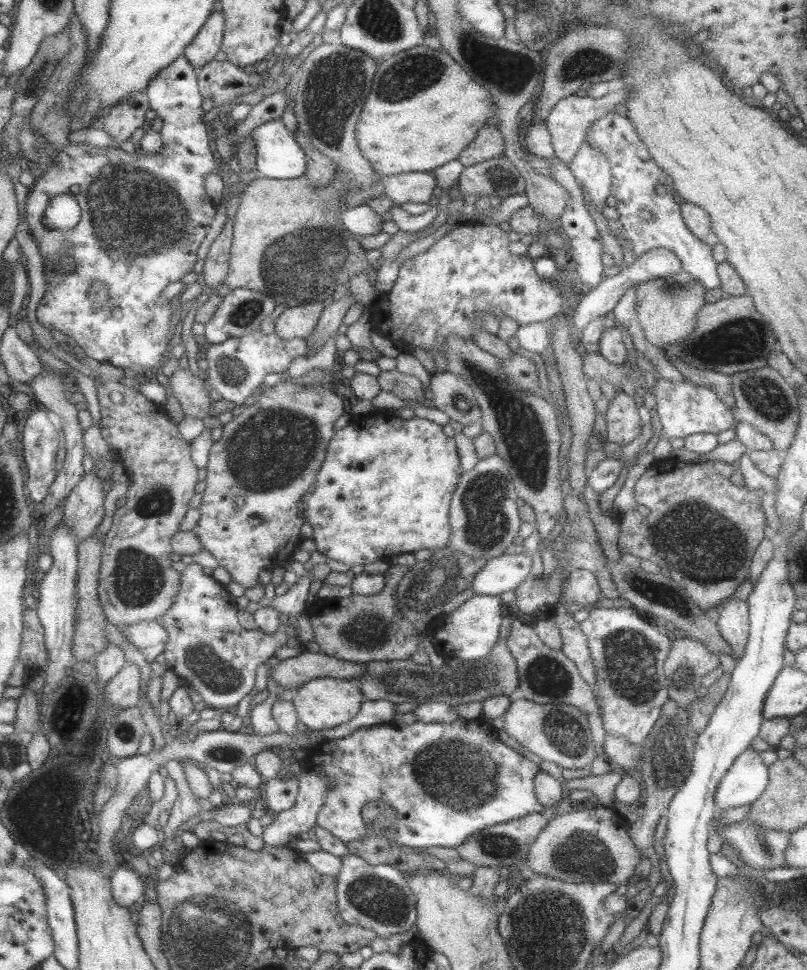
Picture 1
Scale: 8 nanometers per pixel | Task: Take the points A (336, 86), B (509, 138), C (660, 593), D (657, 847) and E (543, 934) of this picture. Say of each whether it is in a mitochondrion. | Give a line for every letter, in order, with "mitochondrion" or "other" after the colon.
A: mitochondrion
B: other
C: mitochondrion
D: other
E: mitochondrion

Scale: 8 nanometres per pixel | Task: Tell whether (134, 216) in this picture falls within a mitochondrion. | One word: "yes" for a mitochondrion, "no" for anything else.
yes

